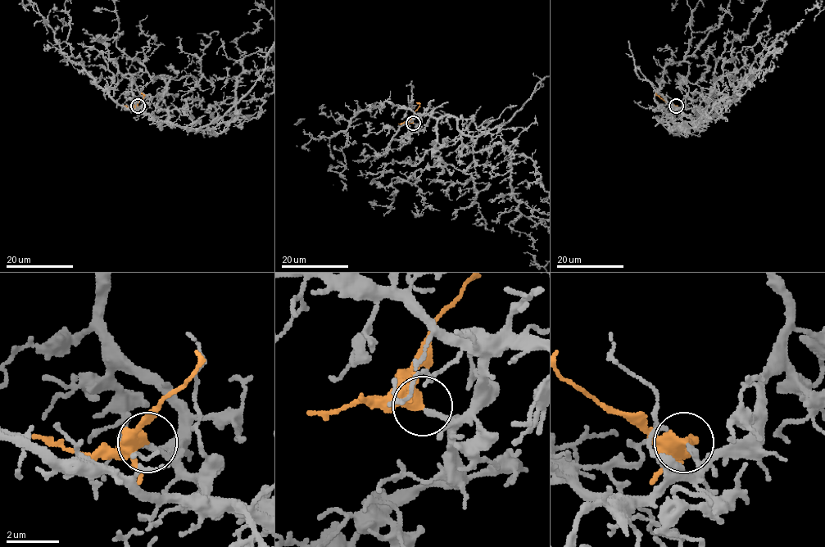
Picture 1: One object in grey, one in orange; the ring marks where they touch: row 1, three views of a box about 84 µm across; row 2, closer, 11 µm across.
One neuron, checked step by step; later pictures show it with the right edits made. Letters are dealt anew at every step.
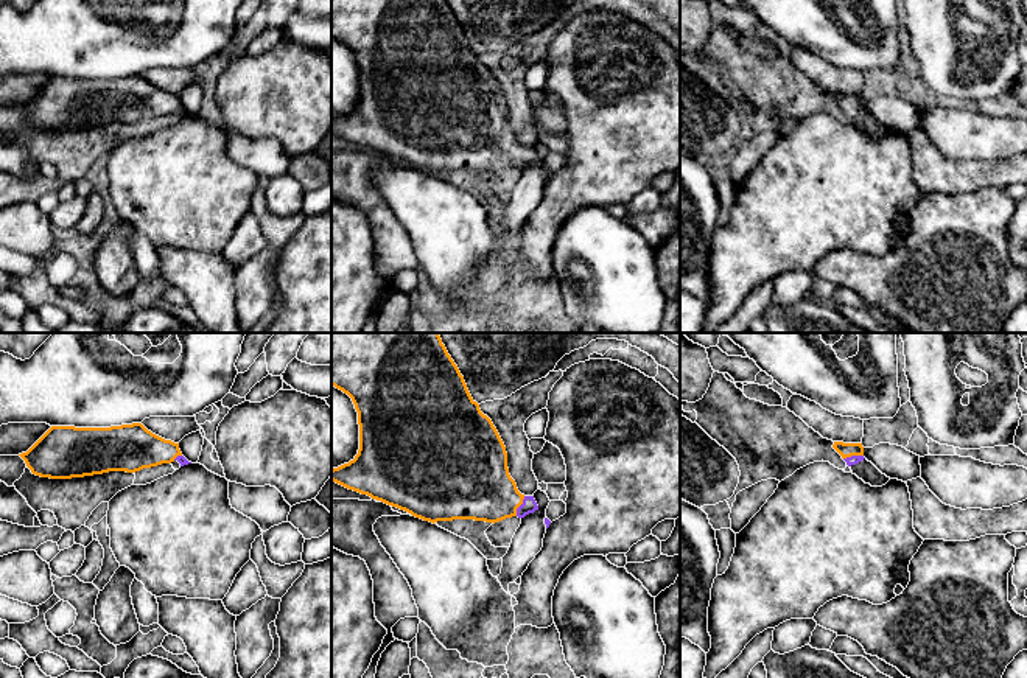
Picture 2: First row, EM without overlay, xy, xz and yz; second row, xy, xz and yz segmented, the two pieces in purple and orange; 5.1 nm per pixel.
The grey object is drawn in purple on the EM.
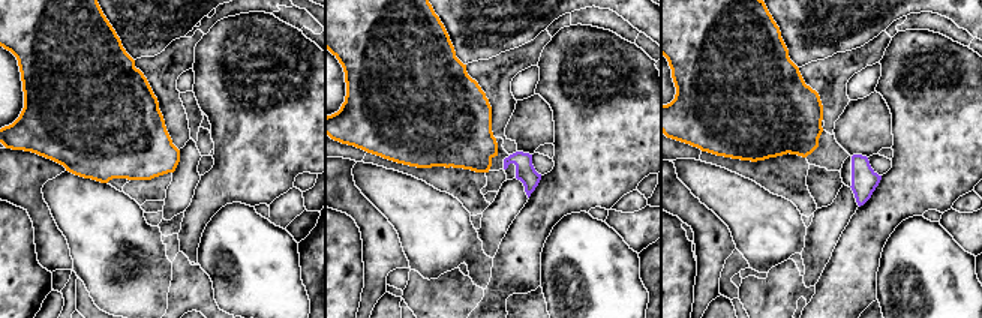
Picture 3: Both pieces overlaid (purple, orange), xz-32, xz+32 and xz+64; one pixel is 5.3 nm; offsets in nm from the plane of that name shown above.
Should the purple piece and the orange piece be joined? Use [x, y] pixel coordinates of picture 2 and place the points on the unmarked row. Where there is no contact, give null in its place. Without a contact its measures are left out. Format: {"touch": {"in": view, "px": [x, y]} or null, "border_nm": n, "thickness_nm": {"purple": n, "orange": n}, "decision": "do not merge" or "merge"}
{"touch": {"in": "xz", "px": [520, 157]}, "border_nm": 120, "thickness_nm": {"purple": 80, "orange": 360}, "decision": "merge"}

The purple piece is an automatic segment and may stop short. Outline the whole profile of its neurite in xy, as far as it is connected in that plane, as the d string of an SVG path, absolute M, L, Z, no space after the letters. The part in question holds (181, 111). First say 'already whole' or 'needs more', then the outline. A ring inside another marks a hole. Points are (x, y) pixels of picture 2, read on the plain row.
needs more | M142 75L110 79L51 78L26 104L19 106L33 126L72 131L109 123L188 114L179 95L165 92Z

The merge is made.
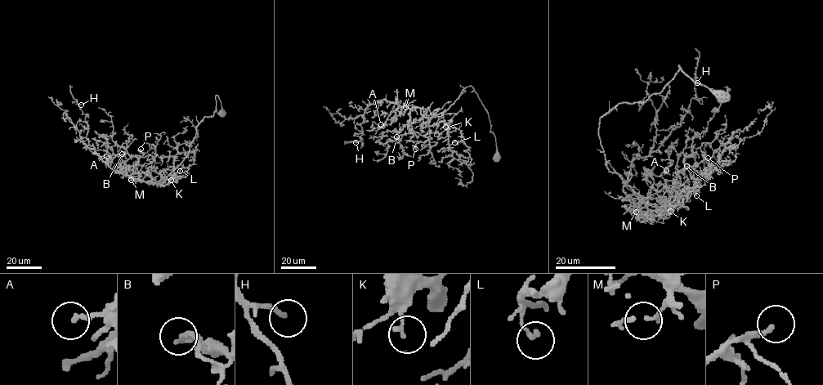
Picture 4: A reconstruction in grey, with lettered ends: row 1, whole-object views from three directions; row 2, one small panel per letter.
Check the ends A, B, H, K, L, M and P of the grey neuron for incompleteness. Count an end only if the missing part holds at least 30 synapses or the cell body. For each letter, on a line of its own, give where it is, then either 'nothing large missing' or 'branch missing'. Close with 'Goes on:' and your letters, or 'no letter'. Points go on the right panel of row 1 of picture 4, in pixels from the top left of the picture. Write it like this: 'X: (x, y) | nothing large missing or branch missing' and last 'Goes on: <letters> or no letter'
A: (666, 170) | nothing large missing
B: (686, 166) | nothing large missing
H: (697, 82) | nothing large missing
K: (670, 211) | nothing large missing
L: (696, 195) | nothing large missing
M: (636, 212) | nothing large missing
P: (708, 158) | branch missing
Goes on: P

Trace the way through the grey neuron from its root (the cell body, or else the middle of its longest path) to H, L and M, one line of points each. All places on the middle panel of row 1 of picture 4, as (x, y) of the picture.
H: (497, 157), (488, 114), (471, 85), (431, 118), (418, 108), (384, 100), (370, 104), (355, 142)
L: (497, 157), (488, 114), (471, 85), (429, 123), (444, 121), (457, 128), (463, 139), (454, 142)
M: (497, 157), (488, 114), (471, 85), (446, 110), (431, 118), (425, 117), (418, 108), (405, 107)

